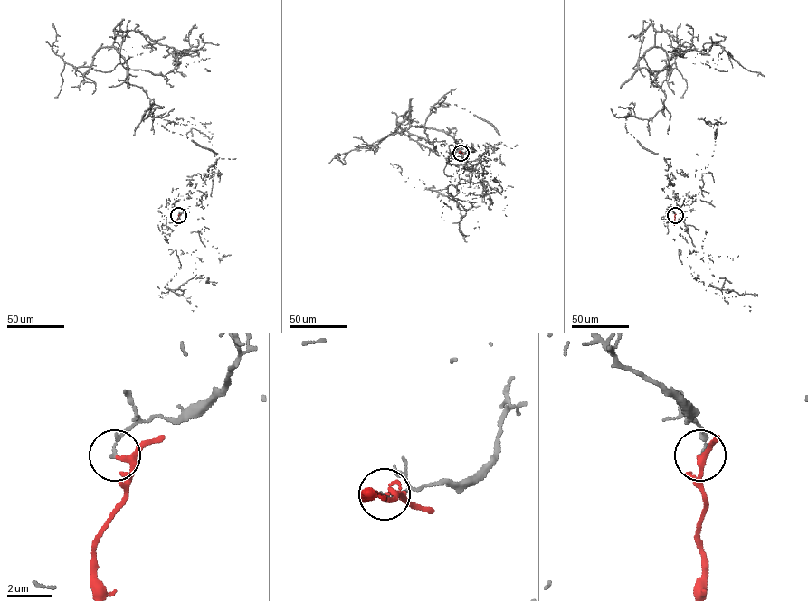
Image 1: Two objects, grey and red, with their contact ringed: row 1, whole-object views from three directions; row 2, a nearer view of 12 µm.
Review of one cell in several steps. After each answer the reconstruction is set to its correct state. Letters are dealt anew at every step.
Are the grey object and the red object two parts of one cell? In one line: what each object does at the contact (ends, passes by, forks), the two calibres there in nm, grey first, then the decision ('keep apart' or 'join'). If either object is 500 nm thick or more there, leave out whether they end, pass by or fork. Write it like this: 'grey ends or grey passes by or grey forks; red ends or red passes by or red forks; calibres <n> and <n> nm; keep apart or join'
grey ends; red passes by; calibres 140 and 200 nm; keep apart

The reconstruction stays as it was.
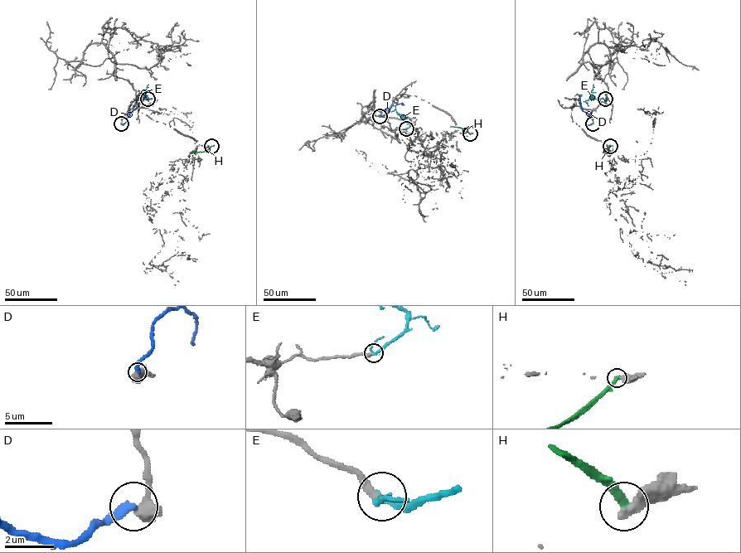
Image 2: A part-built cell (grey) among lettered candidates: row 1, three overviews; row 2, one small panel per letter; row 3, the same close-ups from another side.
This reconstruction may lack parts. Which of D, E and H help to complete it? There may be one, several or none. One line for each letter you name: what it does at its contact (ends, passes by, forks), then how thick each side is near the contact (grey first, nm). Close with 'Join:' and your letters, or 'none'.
Join: none

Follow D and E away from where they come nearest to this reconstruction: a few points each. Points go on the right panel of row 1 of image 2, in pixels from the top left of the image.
D: (593, 123), (585, 123), (589, 117), (583, 110), (579, 99), (581, 94)
E: (605, 99), (590, 96), (593, 84)

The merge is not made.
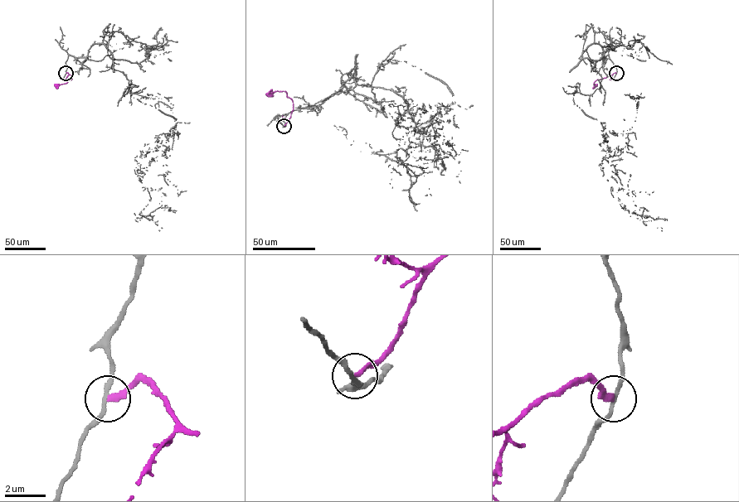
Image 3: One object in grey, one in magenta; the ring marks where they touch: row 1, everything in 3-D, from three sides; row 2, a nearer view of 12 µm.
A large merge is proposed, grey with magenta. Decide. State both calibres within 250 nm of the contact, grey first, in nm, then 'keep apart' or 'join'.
180/200 nm | keep apart

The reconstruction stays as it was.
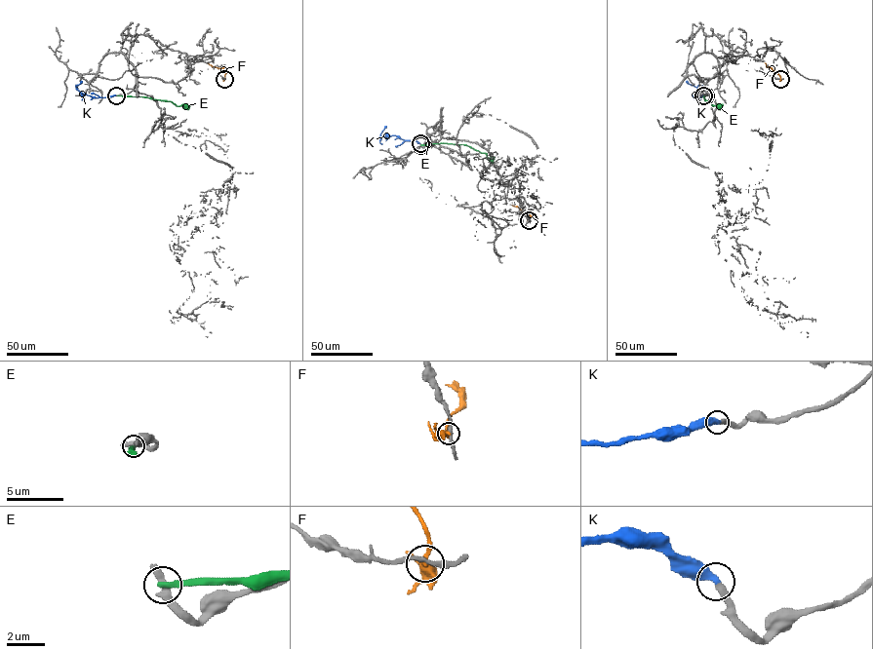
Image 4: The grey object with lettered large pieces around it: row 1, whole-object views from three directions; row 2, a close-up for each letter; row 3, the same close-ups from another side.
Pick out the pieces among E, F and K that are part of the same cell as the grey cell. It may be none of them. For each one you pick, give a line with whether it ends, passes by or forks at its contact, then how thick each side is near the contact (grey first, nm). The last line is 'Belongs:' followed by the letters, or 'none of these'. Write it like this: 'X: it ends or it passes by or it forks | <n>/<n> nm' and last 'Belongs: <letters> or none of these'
K: it ends | 320/440 nm
Belongs: K

